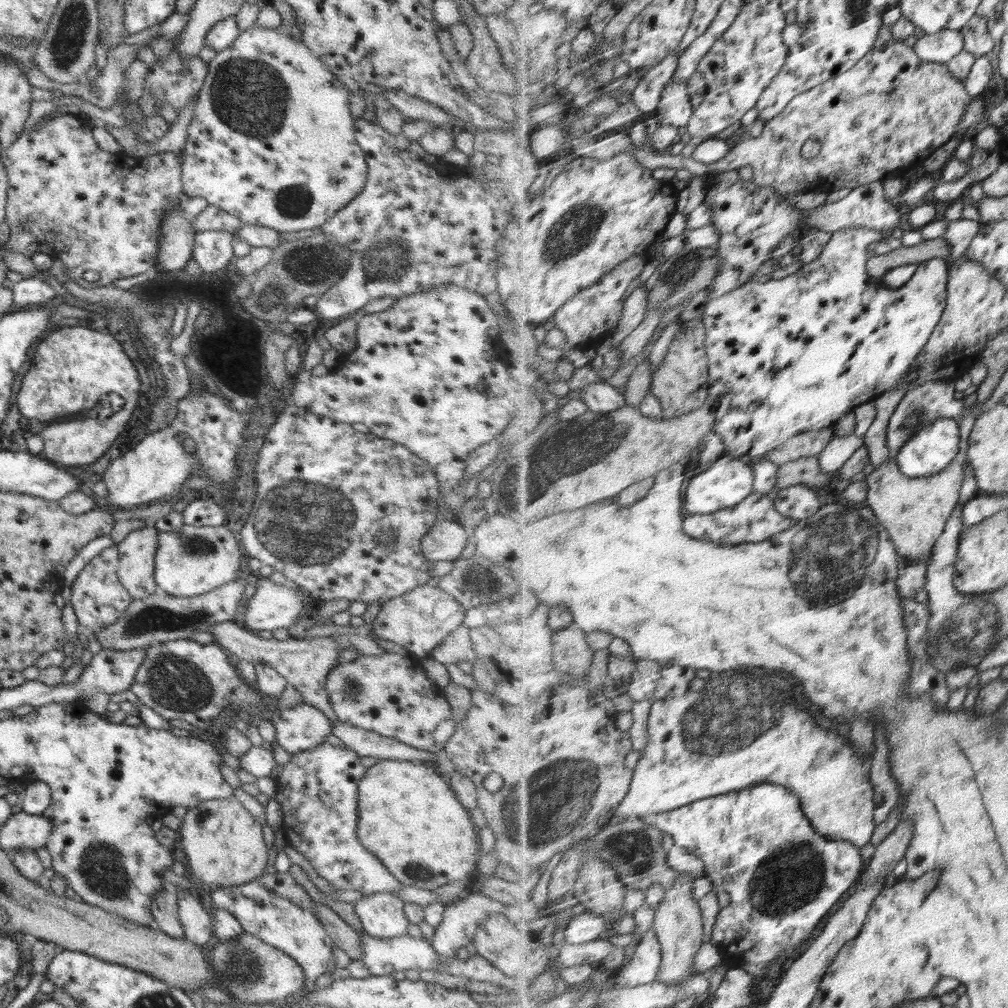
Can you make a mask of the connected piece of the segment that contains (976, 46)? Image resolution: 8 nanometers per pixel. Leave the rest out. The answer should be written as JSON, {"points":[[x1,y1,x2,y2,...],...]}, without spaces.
{"points":[[976,14,962,30,966,41,965,50,975,54,977,58,990,54,998,44,989,23,992,19,990,16]]}

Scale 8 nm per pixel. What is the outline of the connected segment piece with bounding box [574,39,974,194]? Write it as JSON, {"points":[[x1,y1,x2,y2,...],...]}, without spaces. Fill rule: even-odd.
{"points":[[892,39,885,48,876,47,864,57,852,70,816,86,815,89,796,97,783,114,767,122,762,135,758,138,748,136,733,148,722,161,704,163,694,159,690,152,678,156,657,154,653,147,636,148,629,134,619,132,613,136,598,138,586,148,578,149,576,159,583,157,610,160,623,153,632,153,640,163,652,169,670,167,686,168,693,175,709,177,724,172,738,171,742,166,751,166,755,171,754,182,762,188,774,188,780,194,806,191,834,192,845,188,855,189,870,185,872,182,902,177,913,167,919,168,940,148,960,132,960,124,972,106,974,97,968,92,964,80,952,74,948,63,930,62,920,58,915,47,910,47,904,40],[812,139,820,139,824,148,819,156,808,160,803,157,803,148]]}

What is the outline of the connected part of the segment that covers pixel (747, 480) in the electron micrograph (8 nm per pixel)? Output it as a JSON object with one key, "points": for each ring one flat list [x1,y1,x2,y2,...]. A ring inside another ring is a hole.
{"points":[[727,454,712,465,695,471,695,476,690,482,684,508,686,516,710,514,738,506,754,493,756,474,754,474,754,468,748,459,732,458,732,455]]}

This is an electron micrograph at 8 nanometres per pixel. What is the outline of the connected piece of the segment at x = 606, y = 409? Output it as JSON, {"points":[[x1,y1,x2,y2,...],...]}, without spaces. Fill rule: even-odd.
{"points":[[606,380,589,384,581,392,581,400,588,404,590,412,609,413,628,405,626,394]]}

